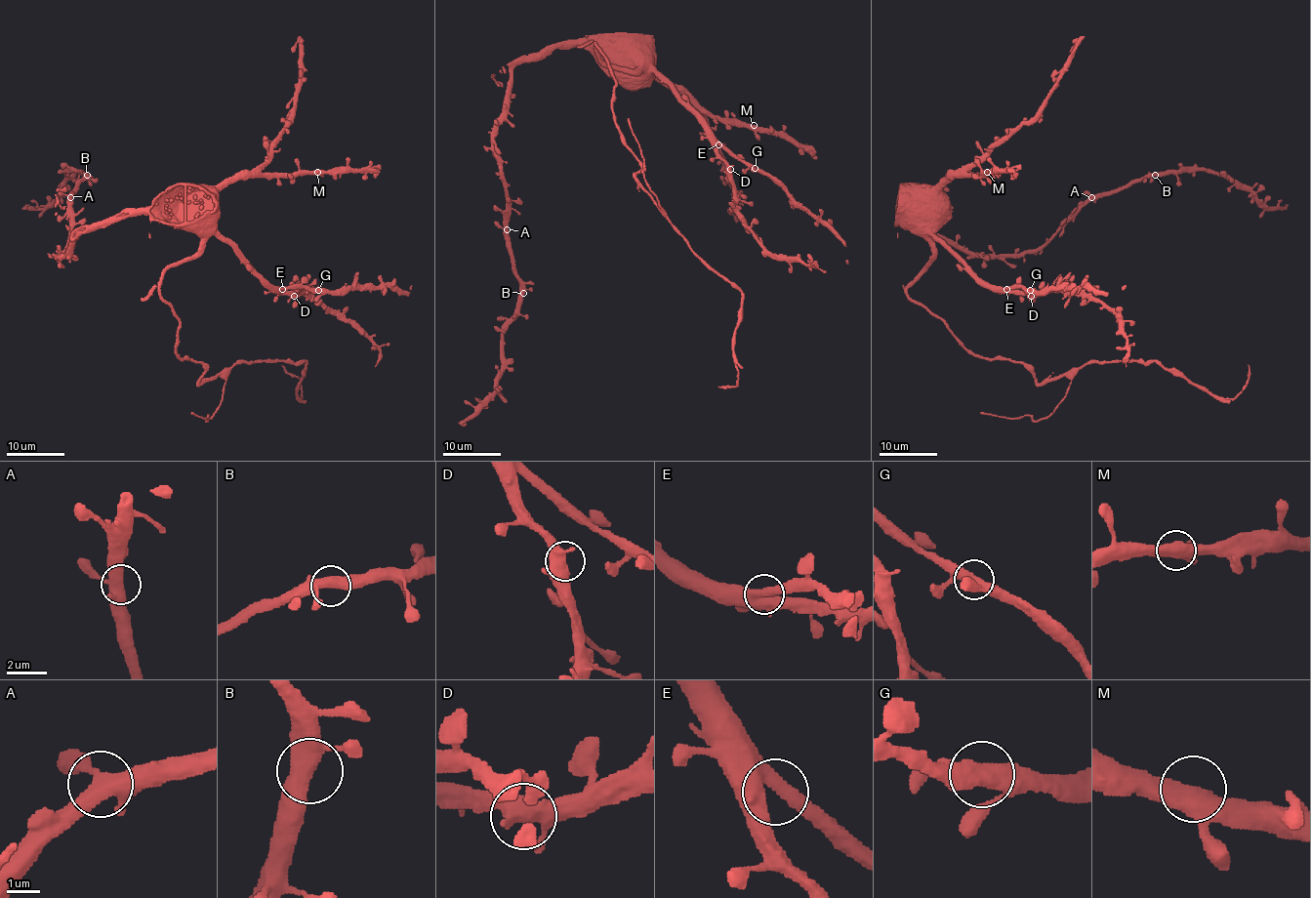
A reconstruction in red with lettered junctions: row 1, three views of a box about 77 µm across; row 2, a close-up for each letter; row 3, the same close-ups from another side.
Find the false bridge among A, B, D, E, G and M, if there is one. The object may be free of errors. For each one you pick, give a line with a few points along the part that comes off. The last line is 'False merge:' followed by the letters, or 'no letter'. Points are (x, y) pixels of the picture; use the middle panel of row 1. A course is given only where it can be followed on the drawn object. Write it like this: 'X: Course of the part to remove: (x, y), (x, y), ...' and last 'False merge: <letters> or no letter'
False merge: no letter

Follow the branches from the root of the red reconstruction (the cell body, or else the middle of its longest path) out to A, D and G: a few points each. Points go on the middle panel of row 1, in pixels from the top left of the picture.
A: (635, 65), (572, 45), (548, 48), (512, 68), (494, 136), (507, 229)
D: (635, 65), (642, 71), (654, 71), (699, 118), (714, 151), (730, 169)
G: (635, 65), (642, 71), (654, 71), (716, 140), (755, 168)

